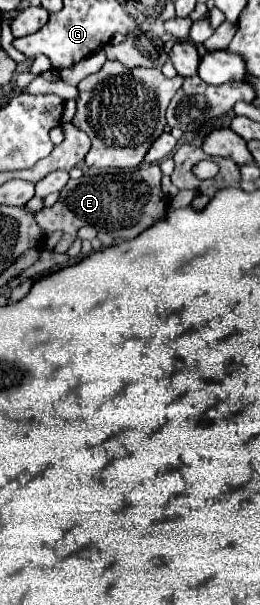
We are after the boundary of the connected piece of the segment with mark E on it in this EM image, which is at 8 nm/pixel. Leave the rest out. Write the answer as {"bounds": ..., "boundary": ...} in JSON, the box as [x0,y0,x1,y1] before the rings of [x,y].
{"bounds":[35,165,165,253],"boundary":[[[143,165],[141,169],[133,171],[101,171],[95,175],[87,173],[83,179],[71,179],[53,207],[45,207],[43,211],[35,213],[37,223],[45,237],[49,237],[53,231],[65,233],[55,247],[57,253],[67,253],[75,241],[77,229],[83,225],[93,225],[97,231],[119,237],[121,241],[135,239],[161,219],[161,205],[165,199],[159,187],[161,175],[159,165]]]}

